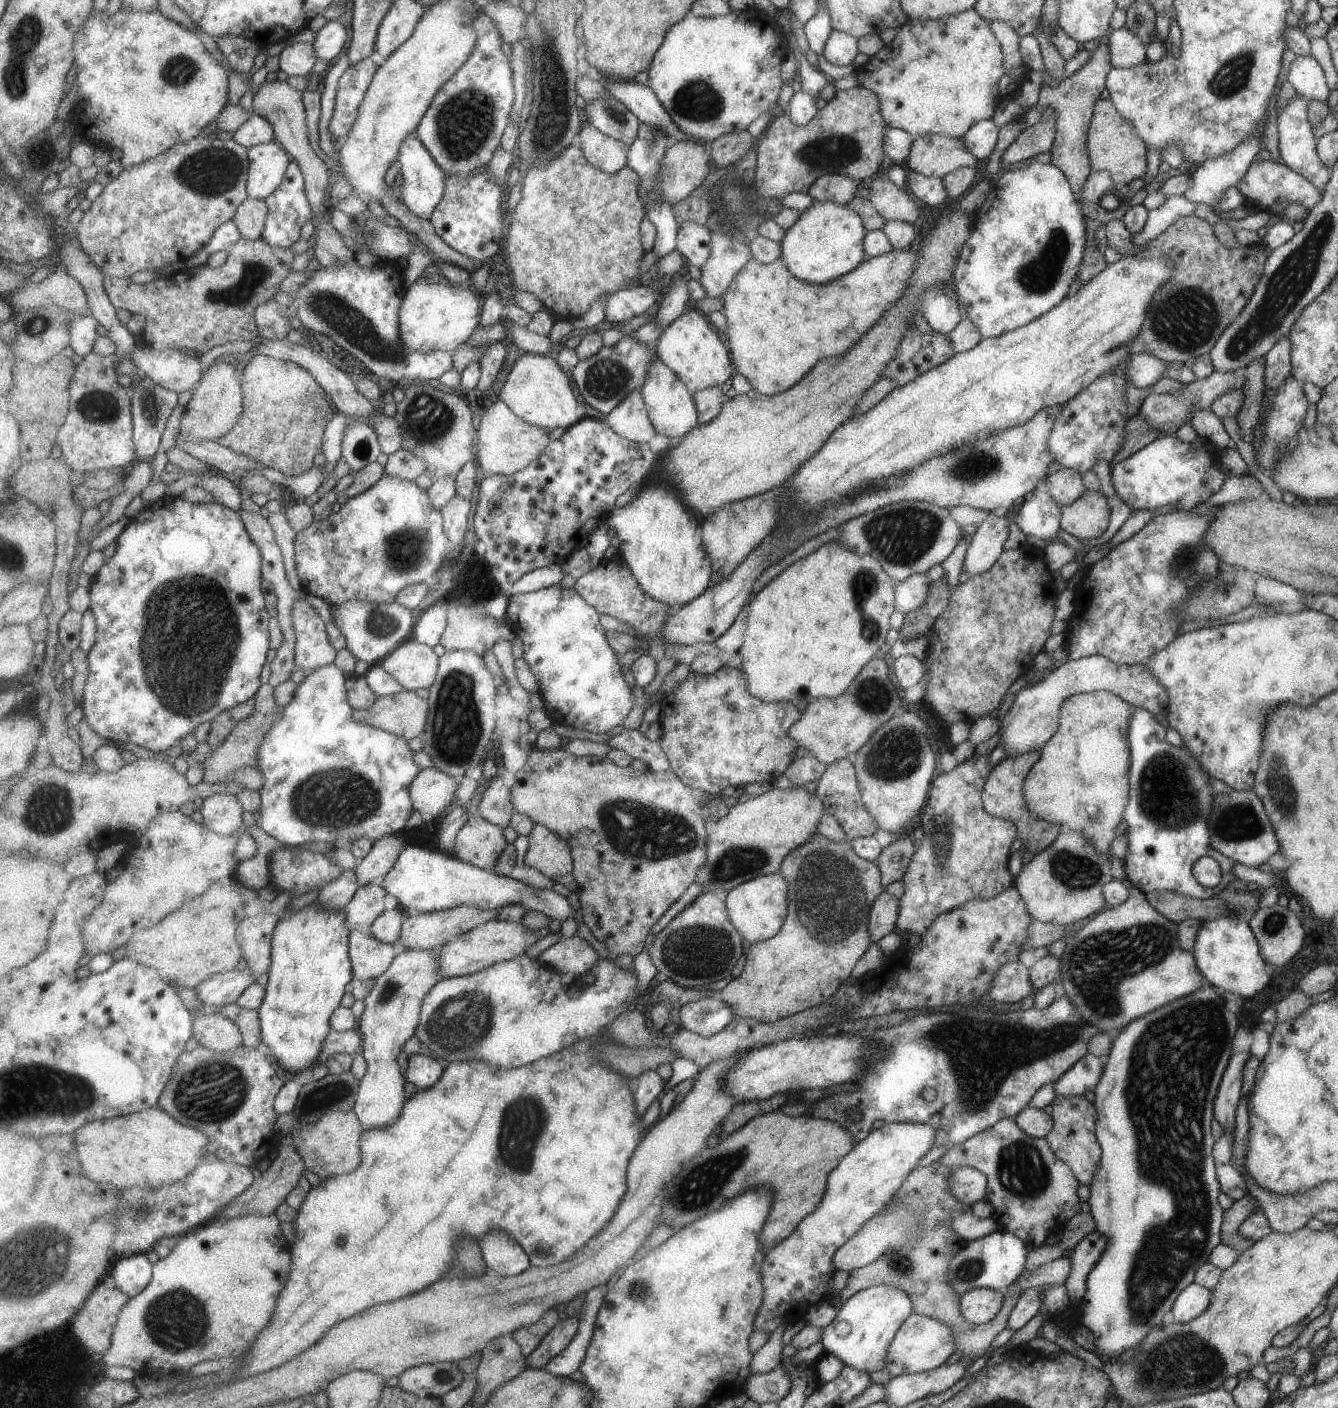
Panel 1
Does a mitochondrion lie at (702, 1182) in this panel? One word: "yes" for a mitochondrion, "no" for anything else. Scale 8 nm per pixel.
yes

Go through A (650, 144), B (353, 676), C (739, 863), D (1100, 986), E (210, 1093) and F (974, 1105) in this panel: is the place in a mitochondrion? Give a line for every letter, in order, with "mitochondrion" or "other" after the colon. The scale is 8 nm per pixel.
A: mitochondrion
B: other
C: mitochondrion
D: mitochondrion
E: mitochondrion
F: mitochondrion

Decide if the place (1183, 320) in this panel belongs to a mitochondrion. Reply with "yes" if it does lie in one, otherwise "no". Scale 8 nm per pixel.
yes

